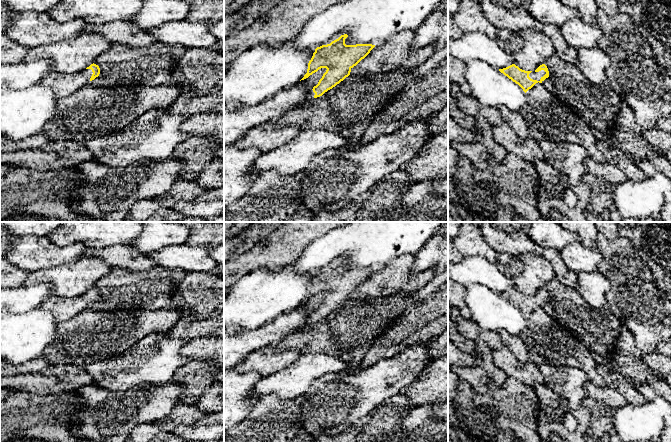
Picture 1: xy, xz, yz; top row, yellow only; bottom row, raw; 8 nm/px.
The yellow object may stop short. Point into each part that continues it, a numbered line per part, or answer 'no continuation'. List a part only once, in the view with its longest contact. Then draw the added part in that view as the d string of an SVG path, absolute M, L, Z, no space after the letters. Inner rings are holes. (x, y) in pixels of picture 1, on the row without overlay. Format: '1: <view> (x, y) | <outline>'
1: yz (533, 299) | M541 294L539 296L535 296L535 295L532 295L530 298L529 298L529 301L533 304L537 304L537 305L540 305L540 303L546 298L546 296L544 294Z

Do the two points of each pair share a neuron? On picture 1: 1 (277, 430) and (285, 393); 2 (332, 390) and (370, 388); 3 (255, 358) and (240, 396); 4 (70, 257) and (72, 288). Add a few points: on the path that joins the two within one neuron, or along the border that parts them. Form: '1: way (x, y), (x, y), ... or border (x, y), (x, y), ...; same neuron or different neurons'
1: border (303, 393), (288, 399), (261, 398); different neurons
2: way (341, 390), (361, 390); same neuron
3: border (234, 369), (239, 372), (259, 372), (263, 376); different neurons
4: border (83, 257), (70, 263), (47, 268); different neurons

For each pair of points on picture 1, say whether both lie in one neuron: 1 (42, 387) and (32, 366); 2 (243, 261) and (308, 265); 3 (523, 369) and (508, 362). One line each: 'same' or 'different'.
1: different
2: different
3: same

